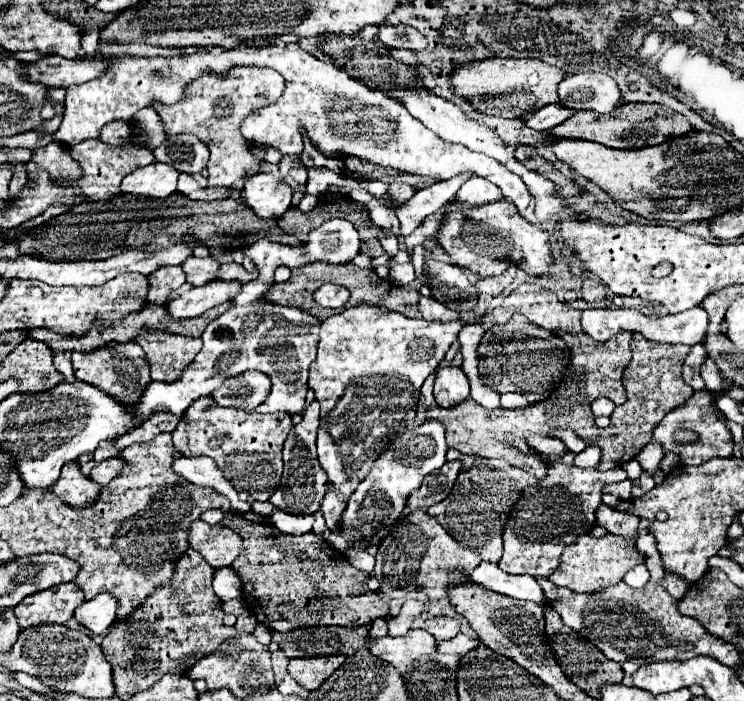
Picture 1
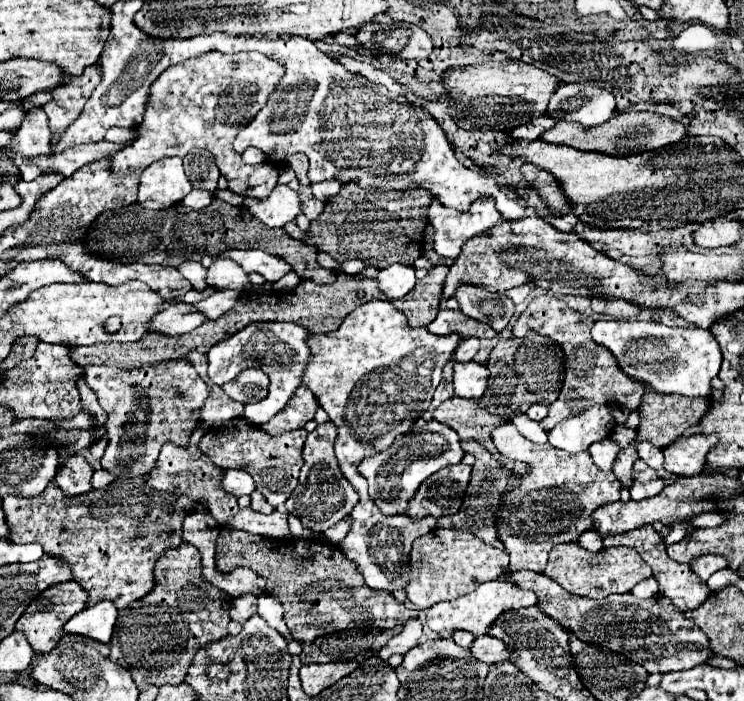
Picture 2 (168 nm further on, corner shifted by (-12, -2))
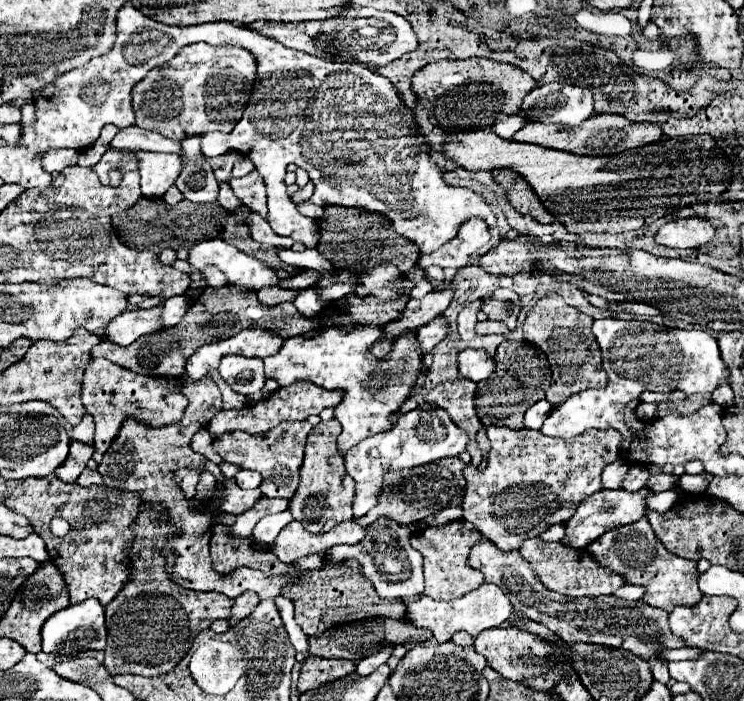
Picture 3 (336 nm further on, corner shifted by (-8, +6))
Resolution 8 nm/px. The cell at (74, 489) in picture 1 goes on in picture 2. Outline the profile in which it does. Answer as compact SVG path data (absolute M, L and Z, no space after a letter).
M76 455L70 457L60 469L56 479L56 485L68 495L68 497L76 497L76 495L84 495L88 491L92 491L92 473L94 469L86 463L84 457Z

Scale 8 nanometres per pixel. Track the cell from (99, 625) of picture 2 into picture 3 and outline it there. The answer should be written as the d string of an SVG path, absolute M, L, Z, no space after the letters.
M86 599L84 603L70 605L62 611L50 615L50 619L42 625L42 651L72 655L80 651L102 651L106 647L106 627L104 627L104 607L96 599Z

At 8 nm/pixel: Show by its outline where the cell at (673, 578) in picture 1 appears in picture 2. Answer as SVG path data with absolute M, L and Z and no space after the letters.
M642 525L640 529L634 529L634 531L628 531L628 533L618 533L618 535L612 535L612 537L604 537L604 547L612 547L612 545L626 545L626 547L636 549L640 553L640 557L652 567L654 577L658 579L658 585L660 585L660 593L664 597L670 597L670 601L676 605L676 609L680 609L680 611L696 609L698 605L702 605L708 599L708 595L710 595L708 585L692 571L690 565L676 563L668 557L664 541L658 537L658 533L650 525Z

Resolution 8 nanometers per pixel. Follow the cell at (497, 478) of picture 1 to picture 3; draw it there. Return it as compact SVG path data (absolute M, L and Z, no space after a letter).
M419 377L419 383L412 387L411 395L419 394L426 403L433 406L442 407L448 411L448 415L452 417L452 421L468 431L470 435L470 443L468 443L468 453L472 455L472 463L480 463L480 449L476 443L476 433L482 427L476 409L474 409L474 391L476 391L476 383L468 381L468 379L452 379L452 381L444 381L432 389L424 387L426 378Z

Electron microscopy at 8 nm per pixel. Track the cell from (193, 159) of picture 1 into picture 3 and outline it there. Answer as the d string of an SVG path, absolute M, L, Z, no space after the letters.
M186 137L182 147L188 157L188 165L176 181L176 187L184 199L192 203L214 203L218 199L218 181L200 151L200 137Z

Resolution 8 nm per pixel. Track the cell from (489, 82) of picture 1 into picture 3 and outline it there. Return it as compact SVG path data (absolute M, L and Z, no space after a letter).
M492 59L466 61L436 61L418 69L412 75L412 93L428 111L430 123L440 129L486 129L494 123L498 113L516 115L522 99L536 87L536 81L510 63Z

